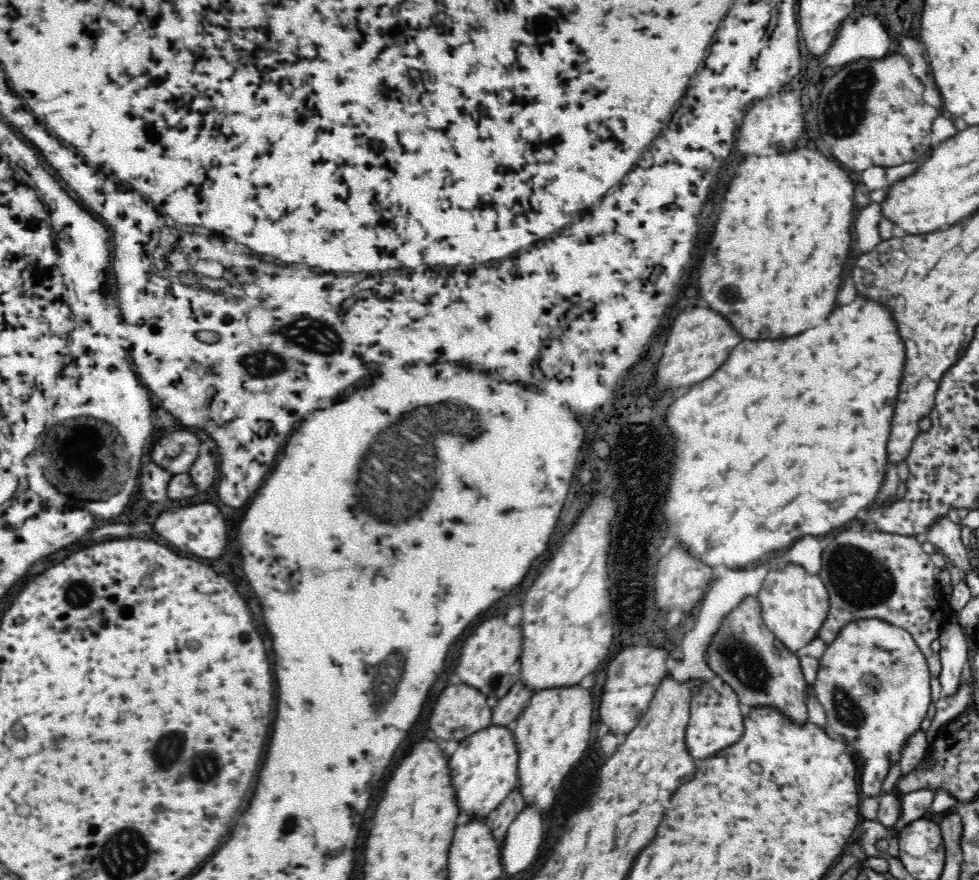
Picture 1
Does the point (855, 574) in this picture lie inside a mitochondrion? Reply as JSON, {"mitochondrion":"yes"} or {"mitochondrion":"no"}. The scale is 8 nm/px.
{"mitochondrion":"yes"}

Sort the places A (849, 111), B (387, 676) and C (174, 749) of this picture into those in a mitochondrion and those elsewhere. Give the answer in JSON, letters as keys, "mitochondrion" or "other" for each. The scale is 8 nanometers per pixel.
{"A":"mitochondrion","B":"mitochondrion","C":"mitochondrion"}

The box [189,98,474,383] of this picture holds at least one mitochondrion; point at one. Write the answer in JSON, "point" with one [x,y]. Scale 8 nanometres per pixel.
{"point":[303,332]}

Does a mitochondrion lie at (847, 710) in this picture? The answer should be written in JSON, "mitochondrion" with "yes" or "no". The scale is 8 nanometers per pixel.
{"mitochondrion":"yes"}

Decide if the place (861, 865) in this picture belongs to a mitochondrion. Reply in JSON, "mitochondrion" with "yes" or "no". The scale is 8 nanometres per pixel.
{"mitochondrion":"no"}

